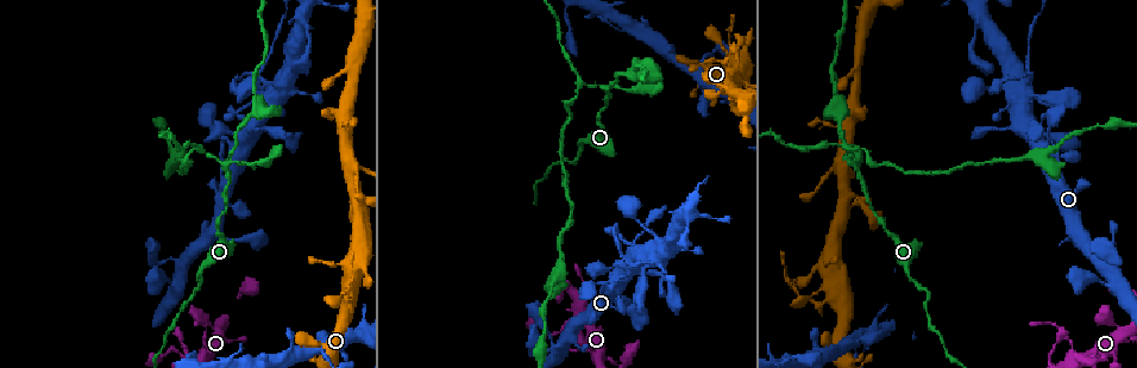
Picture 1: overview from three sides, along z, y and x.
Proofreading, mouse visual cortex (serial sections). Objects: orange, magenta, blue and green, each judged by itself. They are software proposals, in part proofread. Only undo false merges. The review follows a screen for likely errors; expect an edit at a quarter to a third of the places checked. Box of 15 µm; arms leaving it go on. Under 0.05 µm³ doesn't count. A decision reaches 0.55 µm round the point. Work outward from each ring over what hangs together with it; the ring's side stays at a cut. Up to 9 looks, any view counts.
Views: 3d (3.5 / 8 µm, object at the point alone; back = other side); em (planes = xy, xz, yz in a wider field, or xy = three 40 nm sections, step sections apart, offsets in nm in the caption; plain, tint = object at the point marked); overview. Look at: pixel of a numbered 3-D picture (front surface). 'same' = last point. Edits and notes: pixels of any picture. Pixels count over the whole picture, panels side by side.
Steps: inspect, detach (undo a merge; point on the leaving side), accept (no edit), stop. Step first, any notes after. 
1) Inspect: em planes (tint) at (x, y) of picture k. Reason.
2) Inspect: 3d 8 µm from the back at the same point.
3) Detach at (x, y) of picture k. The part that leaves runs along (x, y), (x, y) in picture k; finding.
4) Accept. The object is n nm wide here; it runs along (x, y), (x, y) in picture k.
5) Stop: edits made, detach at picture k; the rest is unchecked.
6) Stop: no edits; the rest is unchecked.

Inspect: 3d 3.5 µm at (1032, 77) of picture 1. Three arms meet.

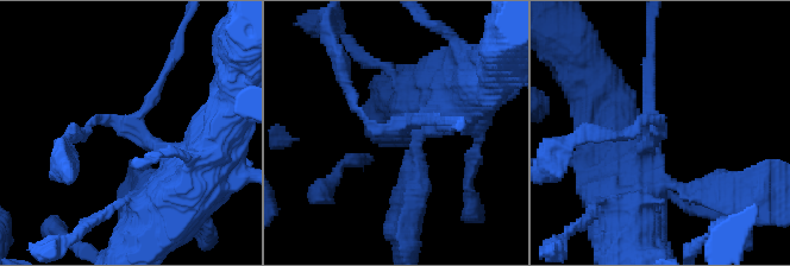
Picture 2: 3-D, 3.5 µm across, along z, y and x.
Inspect: em xy step 3 (tint) at (401, 123) of picture 2.

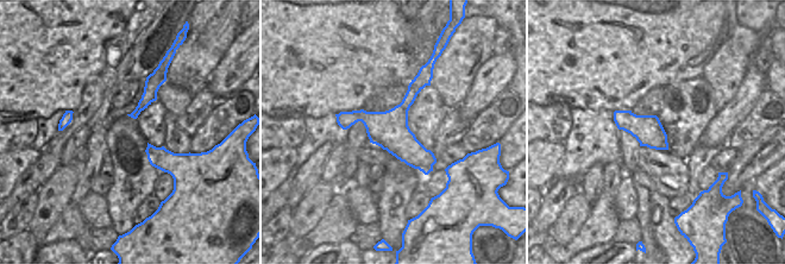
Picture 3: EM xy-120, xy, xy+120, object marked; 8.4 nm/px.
Accept. It runs along (427, 80), (391, 118), (339, 119) in picture 3; continuous, no second cell.

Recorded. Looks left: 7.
Inspect: 3d 3.5 µm at (605, 87) of picture 1.

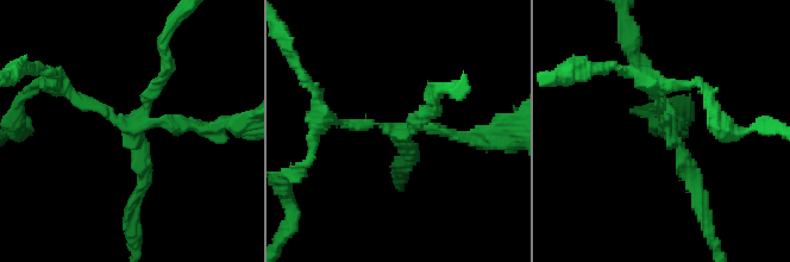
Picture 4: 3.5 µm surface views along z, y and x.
Inspect: em xy step 5 (tint) at (129, 130) of picture 4. 4 arms meet here; the arms are 150, 150, 200, 200 nm wide.

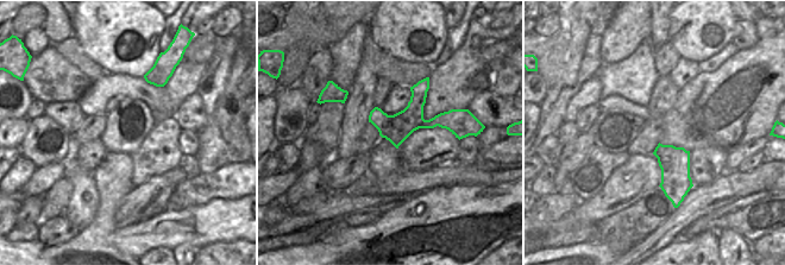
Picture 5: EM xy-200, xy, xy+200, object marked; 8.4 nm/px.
Detach at (86, 105) of picture 4. A border runs along (391, 115), (391, 127), (383, 137) in picture 5; a second cell is stuck on.

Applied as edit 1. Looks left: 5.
Inspect: 3d 3.5 µm at (829, 289) of picture 1. Looks like a crossing.

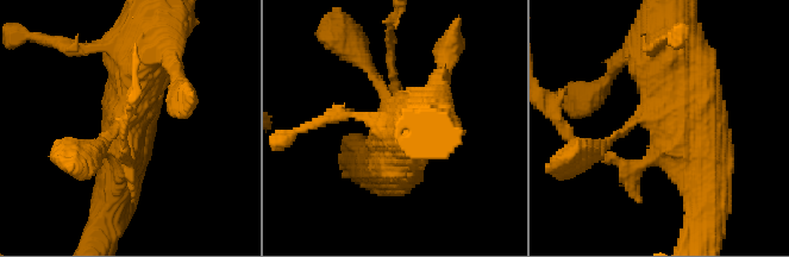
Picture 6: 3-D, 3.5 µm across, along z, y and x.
Inspect: em xy step 2 (tint) at (658, 117) of picture 6.

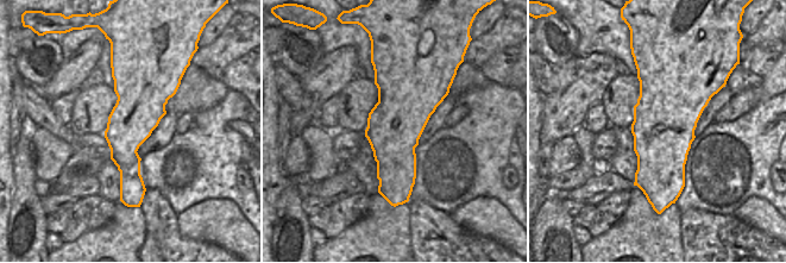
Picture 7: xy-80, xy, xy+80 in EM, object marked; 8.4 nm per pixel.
Detach at (390, 66) of picture 6. Two cells meet here.

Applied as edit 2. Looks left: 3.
Inspect: 3d 8 µm at (584, 308) of picture 1. Thick turns thin.

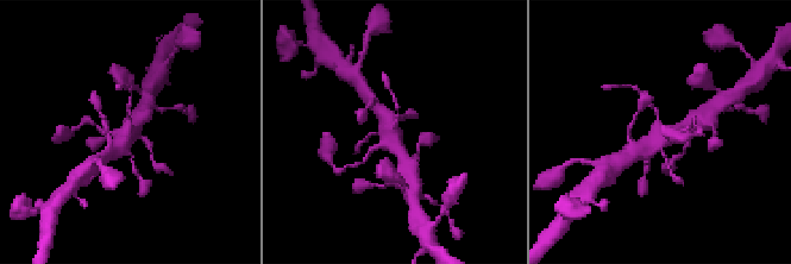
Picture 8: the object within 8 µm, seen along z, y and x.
Inspect: 3d 3.5 µm at (657, 132) of picture 8.

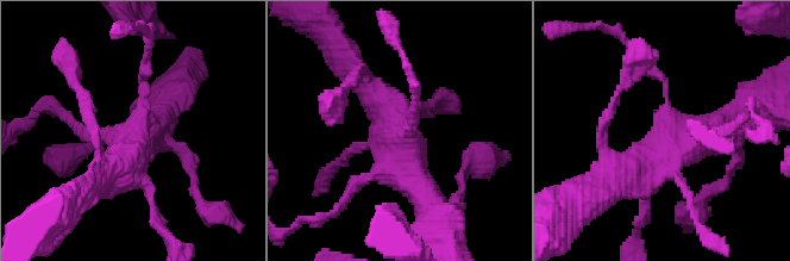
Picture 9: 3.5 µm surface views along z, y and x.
Inspect: em xy step 1 (tint) at (666, 126) of picture 9. Need the tissue.

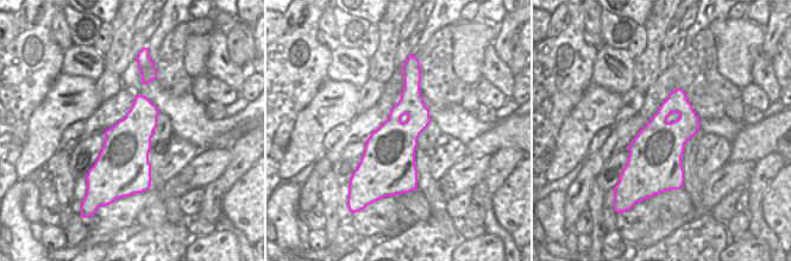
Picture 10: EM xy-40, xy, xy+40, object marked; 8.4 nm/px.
Accept. One cell here.

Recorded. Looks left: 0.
Stop: edits made, detach at picture 4, detach at picture 6; the rest is unchecked.

